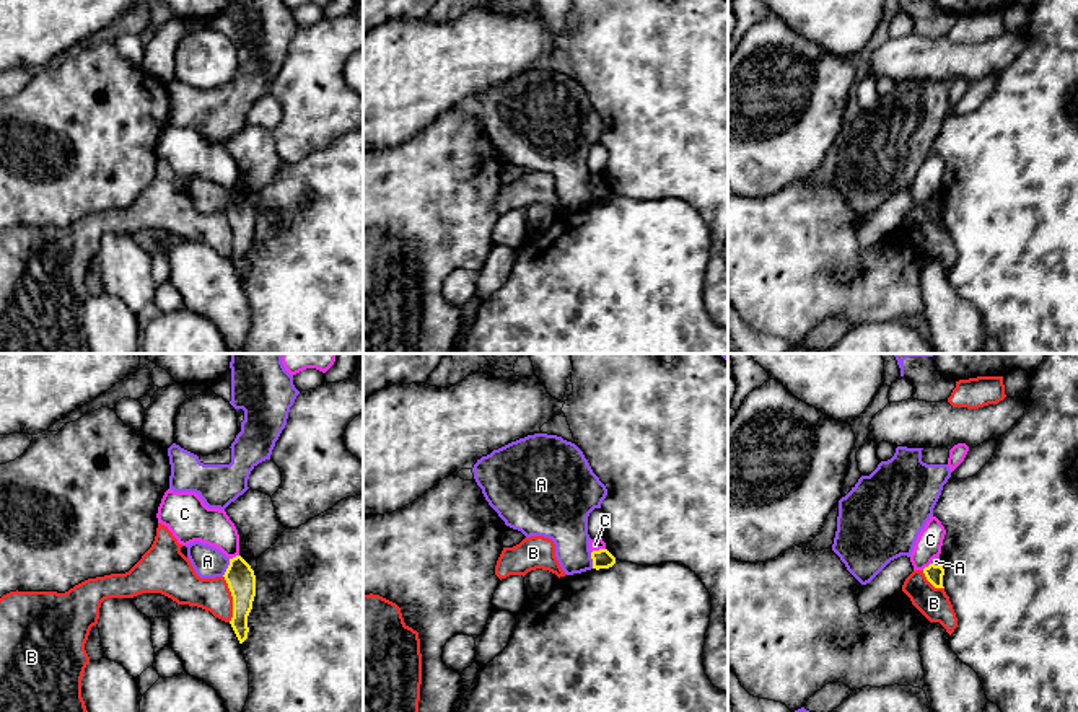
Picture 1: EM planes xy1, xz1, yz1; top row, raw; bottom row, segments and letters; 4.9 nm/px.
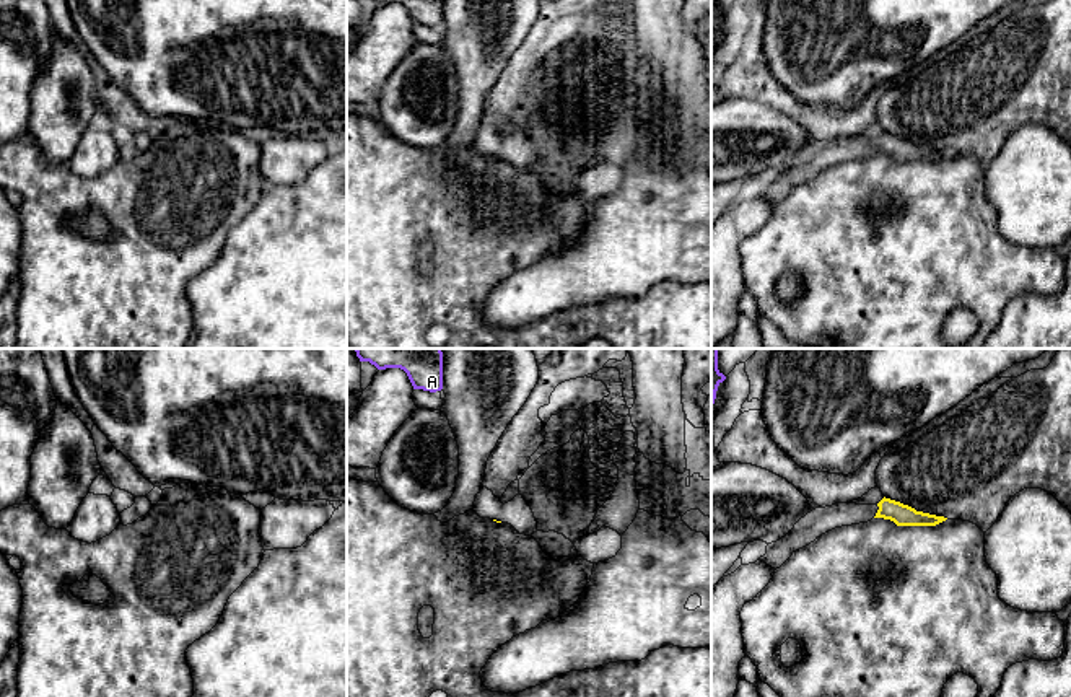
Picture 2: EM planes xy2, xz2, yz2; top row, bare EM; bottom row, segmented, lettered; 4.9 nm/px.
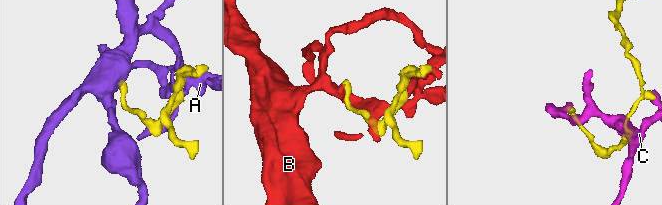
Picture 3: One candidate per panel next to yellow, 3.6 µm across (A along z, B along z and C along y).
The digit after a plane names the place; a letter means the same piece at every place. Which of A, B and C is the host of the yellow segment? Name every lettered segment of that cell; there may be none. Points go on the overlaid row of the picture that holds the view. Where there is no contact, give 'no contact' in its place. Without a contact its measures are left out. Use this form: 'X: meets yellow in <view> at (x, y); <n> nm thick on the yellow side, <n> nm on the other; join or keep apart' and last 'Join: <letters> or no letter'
A: meets yellow in xy1 at (228, 567); 140 nm thick on the yellow side, 160 nm on the other; keep apart
B: meets yellow in xy1 at (233, 598); 140 nm thick on the yellow side, 170 nm on the other; keep apart
C: meets yellow in xz1 at (600, 549); 100 nm thick on the yellow side, 60 nm on the other; keep apart
Join: no letter

